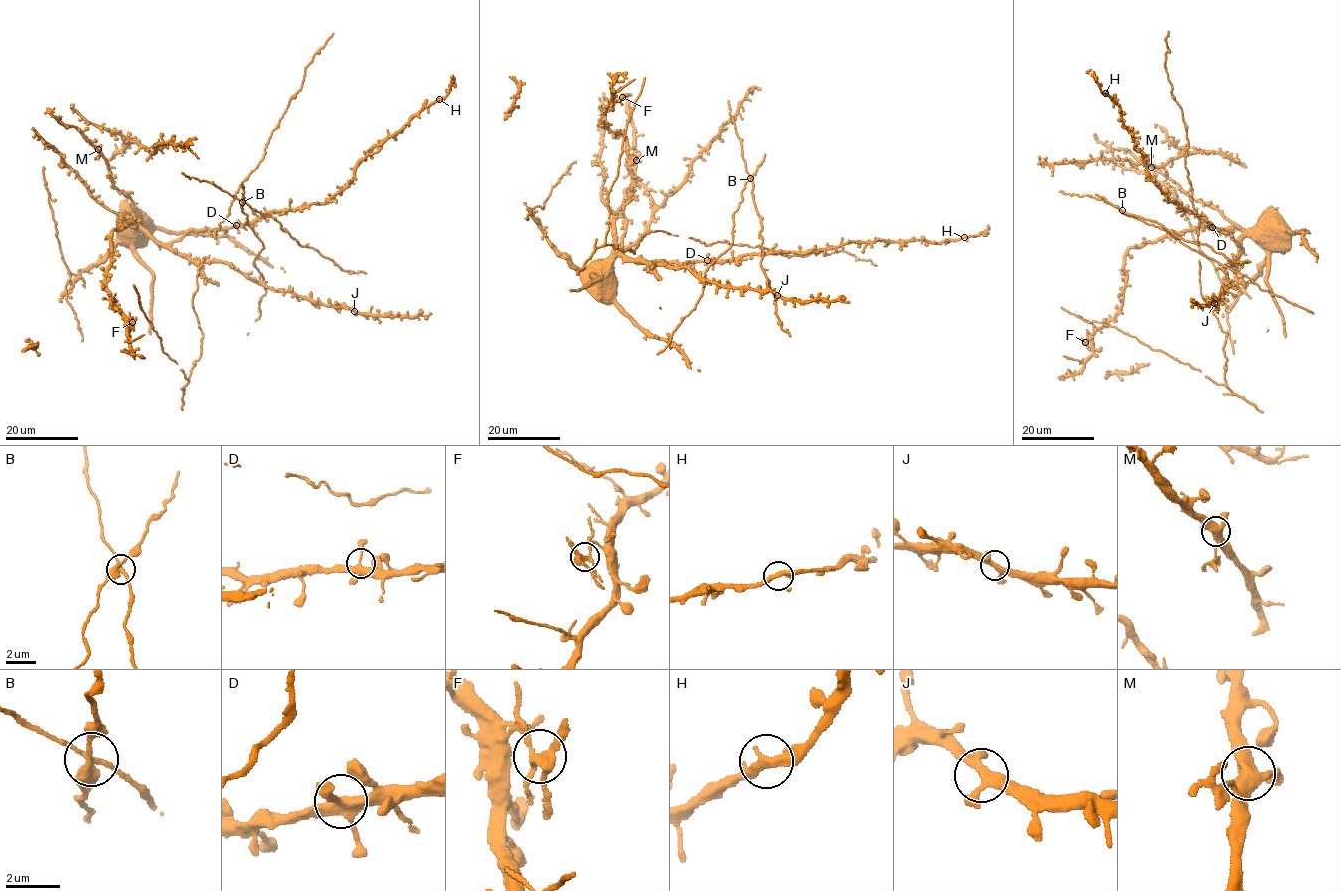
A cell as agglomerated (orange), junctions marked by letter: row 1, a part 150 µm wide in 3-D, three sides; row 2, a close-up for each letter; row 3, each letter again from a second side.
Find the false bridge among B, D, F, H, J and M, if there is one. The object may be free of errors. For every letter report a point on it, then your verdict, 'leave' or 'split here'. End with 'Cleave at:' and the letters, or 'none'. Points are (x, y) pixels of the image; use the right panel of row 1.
B: at (1122, 210); split here
D: at (1212, 227); leave
F: at (1085, 342); leave
H: at (1105, 93); leave
J: at (1214, 303); leave
M: at (1151, 167); leave
Cleave at: B

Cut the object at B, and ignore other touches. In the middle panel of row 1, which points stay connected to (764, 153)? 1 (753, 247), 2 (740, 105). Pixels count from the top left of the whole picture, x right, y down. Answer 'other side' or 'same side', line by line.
1: same side
2: same side

